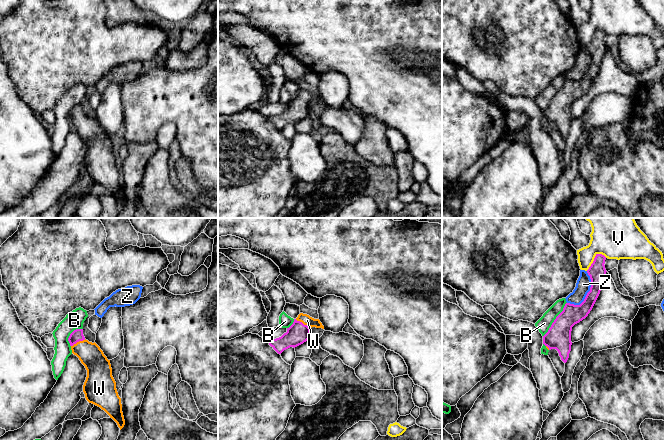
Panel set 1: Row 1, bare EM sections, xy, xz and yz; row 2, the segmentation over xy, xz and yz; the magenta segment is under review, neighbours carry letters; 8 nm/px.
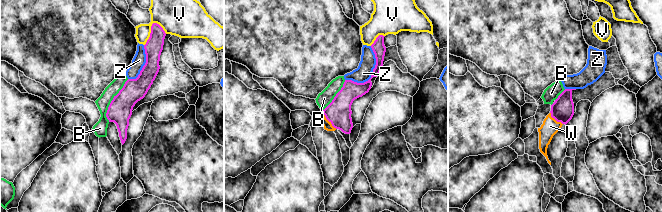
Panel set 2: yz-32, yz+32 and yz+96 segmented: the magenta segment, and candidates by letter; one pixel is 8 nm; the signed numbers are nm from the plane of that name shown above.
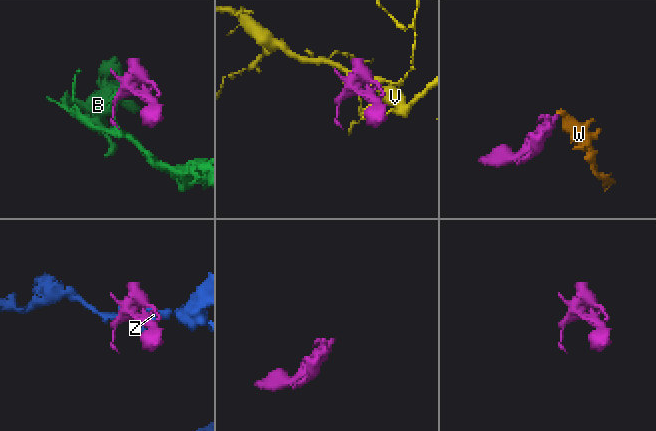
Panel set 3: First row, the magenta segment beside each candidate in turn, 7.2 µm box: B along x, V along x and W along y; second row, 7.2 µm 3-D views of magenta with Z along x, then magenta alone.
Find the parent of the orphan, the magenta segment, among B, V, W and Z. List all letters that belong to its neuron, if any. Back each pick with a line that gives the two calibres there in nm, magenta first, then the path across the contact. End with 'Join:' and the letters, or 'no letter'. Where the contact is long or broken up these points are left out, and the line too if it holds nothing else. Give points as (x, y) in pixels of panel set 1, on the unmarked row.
W: Thickness 170 nm (magenta) against 80 nm. Path across: xz (298, 109), (302, 99), (304, 94)
Join: W

